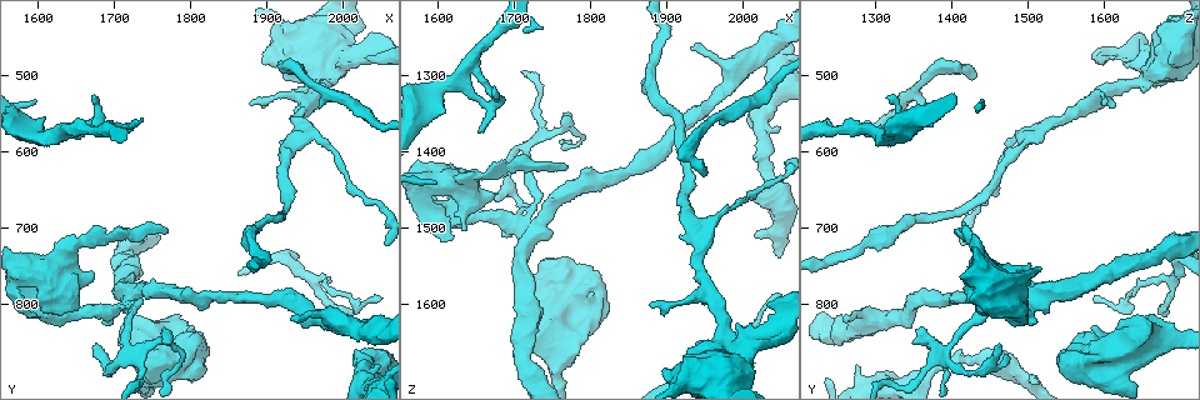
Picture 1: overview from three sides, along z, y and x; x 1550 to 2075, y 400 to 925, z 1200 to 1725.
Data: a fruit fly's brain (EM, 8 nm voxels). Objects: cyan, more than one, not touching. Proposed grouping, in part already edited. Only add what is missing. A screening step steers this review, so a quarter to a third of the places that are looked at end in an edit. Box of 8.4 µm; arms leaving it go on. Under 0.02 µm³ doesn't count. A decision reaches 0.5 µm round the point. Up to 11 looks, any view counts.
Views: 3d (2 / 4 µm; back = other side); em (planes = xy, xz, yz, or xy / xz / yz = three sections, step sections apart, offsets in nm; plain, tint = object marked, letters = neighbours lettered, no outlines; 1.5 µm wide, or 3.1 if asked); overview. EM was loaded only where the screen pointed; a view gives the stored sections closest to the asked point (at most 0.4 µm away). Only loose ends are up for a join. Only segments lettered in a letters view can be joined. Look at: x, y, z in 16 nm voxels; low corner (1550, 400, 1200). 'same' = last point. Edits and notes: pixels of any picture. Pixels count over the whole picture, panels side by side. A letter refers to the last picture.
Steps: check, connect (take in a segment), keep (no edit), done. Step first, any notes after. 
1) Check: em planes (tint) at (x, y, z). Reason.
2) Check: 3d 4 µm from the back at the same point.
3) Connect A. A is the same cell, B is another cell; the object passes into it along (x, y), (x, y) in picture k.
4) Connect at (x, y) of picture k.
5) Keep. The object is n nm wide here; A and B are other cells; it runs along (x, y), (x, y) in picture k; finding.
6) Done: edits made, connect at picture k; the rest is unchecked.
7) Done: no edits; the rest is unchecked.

Check: em planes (letters) at (1740, 555, 1235). Free end.

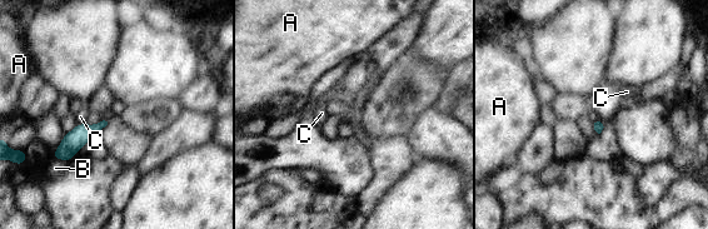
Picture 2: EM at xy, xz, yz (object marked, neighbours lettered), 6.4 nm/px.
Keep. A, B and C are other cells; a border runs along (76, 123), (84, 124) in picture 2; none of them fits.

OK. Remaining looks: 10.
Check: em xz step 8 (letters) at (1655, 570, 1370). Free end.

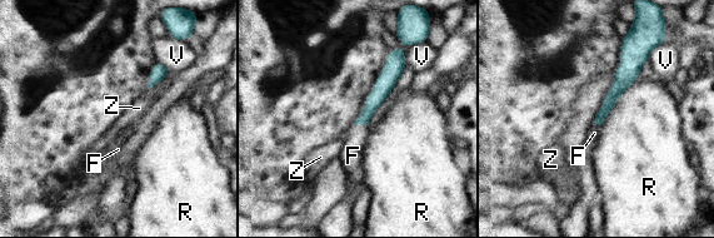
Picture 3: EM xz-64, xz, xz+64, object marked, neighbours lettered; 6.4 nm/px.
Connect F. The longest contact is with R, 420 nm; F is the same cell, R, V and Z are other cells; the cell continues.

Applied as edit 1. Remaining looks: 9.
Check: overview. See it whole again.

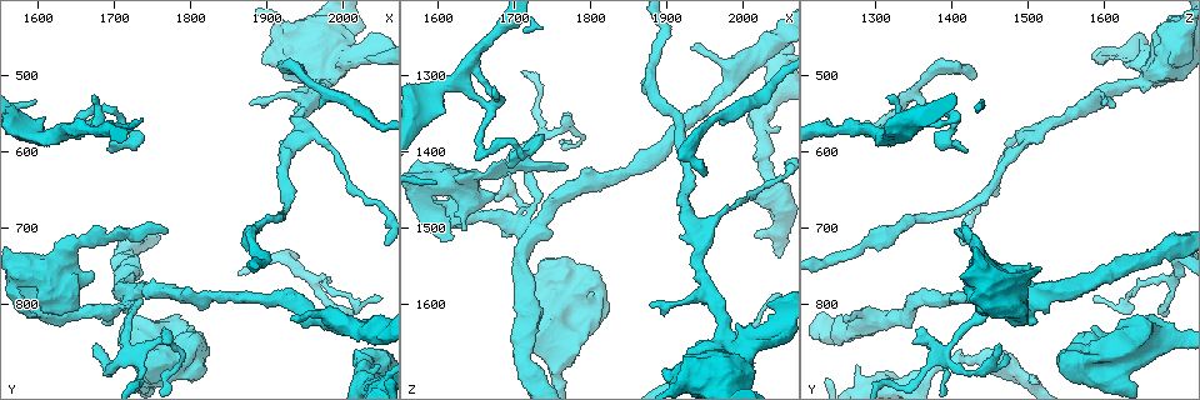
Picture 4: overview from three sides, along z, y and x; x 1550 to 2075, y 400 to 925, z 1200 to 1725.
Check: 3d 4 µm at (2015, 815, 1685).

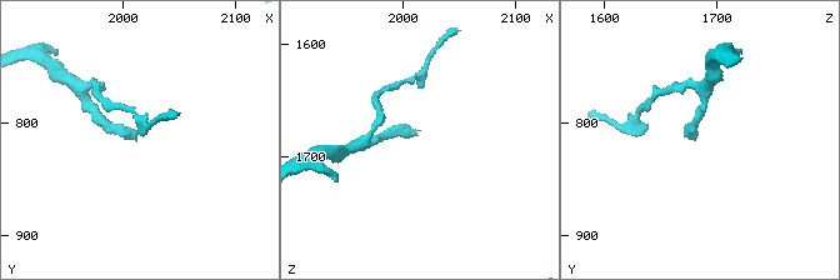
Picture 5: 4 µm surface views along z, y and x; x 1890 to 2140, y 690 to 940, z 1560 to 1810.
Check: em 3.1 µm planes (letters) at (2012, 816, 1682). Now the EM.

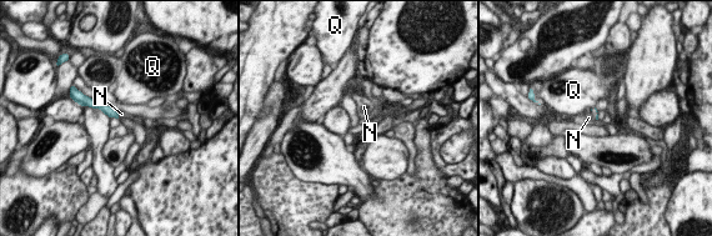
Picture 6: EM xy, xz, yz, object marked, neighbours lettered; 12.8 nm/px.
Connect N. N is the same cell, Q is another cell; the object passes into it along (110, 111), (118, 111), (121, 114) in picture 6; the cell continues.

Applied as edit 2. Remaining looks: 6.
Check: 3d 4 µm at (1775, 710, 1420). Free end.

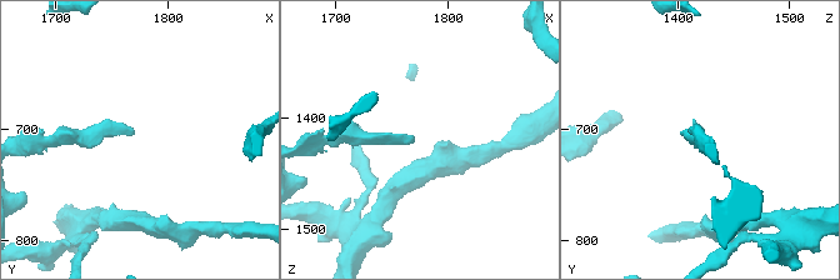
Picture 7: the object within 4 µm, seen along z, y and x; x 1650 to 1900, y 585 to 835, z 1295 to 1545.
Check: em yz step 8 (letters) at (1772, 704, 1420). Now the EM.

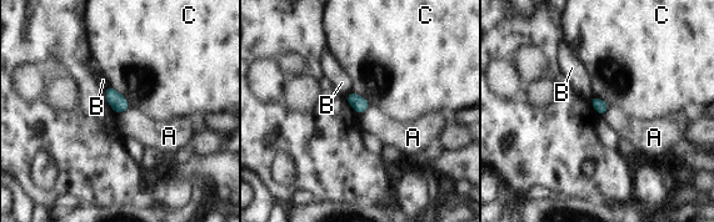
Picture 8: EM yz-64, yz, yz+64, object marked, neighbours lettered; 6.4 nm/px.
Check: em planes (letters) at the same point. Cut it another way.

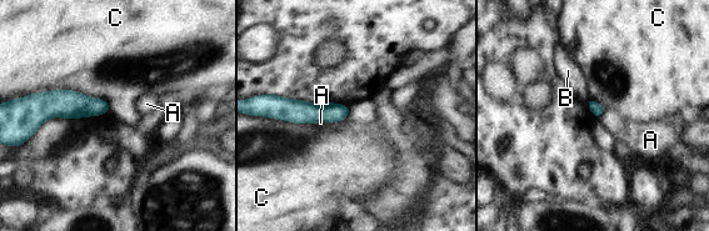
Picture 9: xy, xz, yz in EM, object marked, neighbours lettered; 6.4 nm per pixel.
Keep. A, B and C are other cells; a border runs along (31, 93), (78, 90), (111, 110) in picture 9; none of them fits.

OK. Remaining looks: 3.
Done: edits made, connect at picture 3, connect at picture 6; the rest is unchecked.

